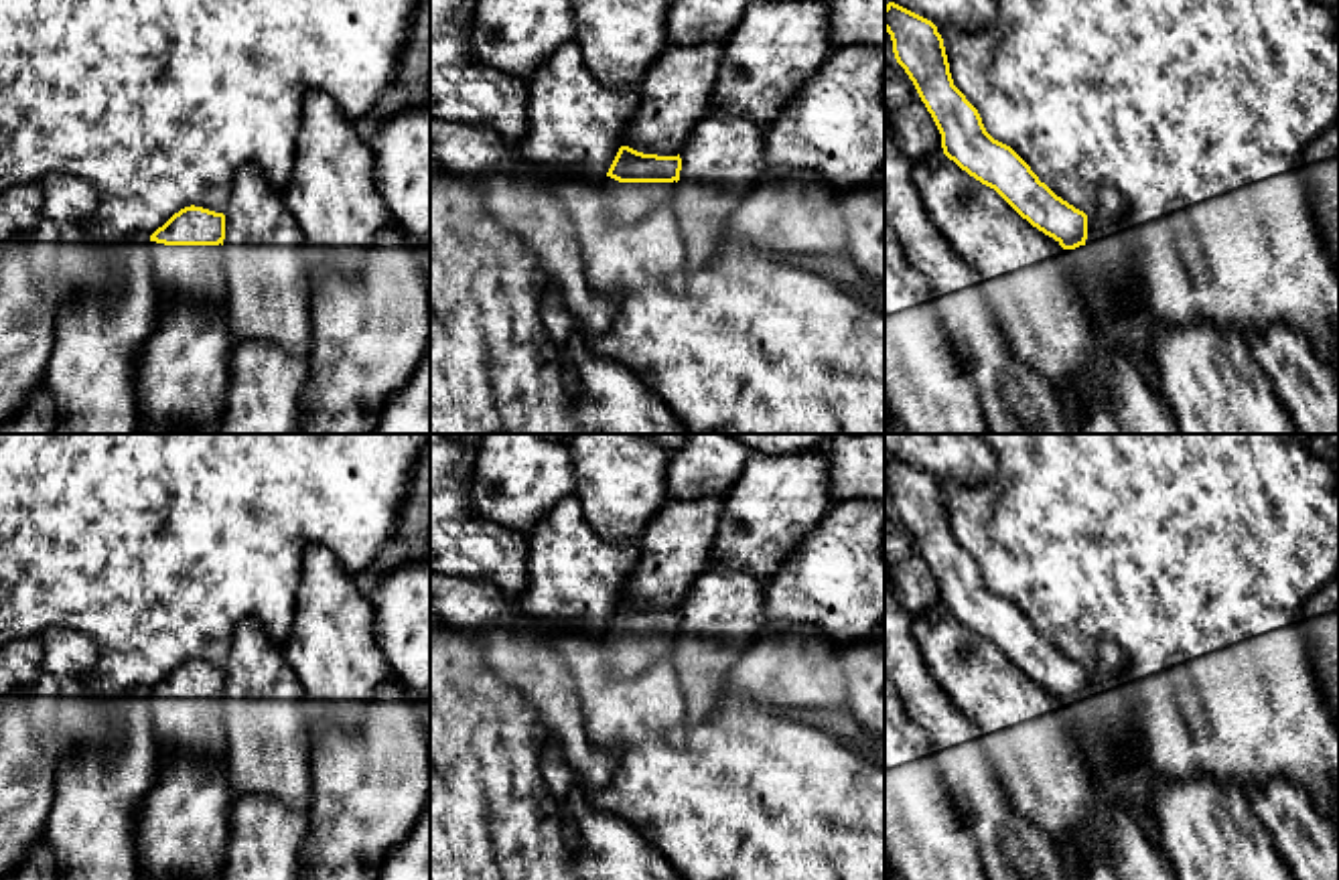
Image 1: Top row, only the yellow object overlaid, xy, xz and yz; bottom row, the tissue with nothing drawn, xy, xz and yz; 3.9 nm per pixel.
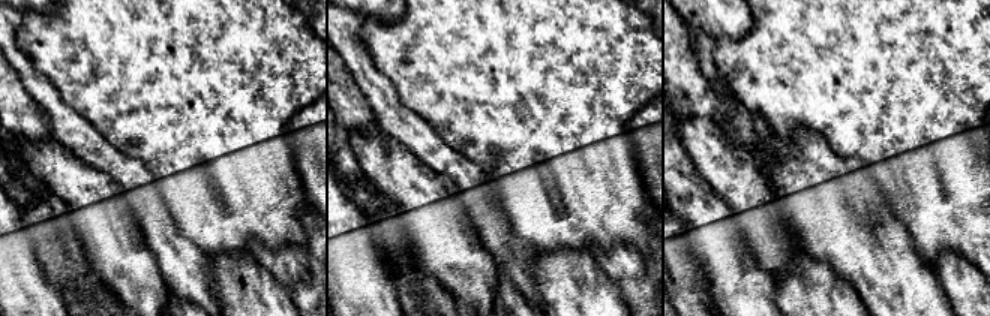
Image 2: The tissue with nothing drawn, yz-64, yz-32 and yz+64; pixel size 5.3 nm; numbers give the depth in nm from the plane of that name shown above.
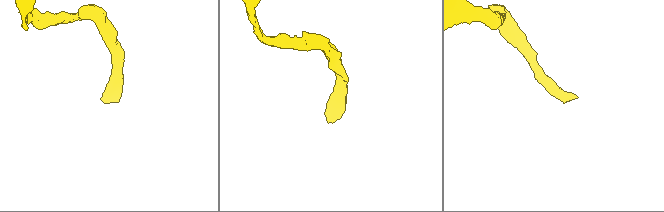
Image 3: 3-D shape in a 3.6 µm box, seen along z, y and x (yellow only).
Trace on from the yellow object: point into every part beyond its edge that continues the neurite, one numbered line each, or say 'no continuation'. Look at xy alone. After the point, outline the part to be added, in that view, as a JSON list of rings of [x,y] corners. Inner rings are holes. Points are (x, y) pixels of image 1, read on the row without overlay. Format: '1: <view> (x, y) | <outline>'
1: xy (193, 726) | [[[146,695],[162,752],[211,754],[225,760],[223,700]]]

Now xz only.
1: xz (627, 657) | [[[611,631],[601,635],[609,671],[619,679],[635,679],[653,663],[672,657],[674,637],[619,637]]]

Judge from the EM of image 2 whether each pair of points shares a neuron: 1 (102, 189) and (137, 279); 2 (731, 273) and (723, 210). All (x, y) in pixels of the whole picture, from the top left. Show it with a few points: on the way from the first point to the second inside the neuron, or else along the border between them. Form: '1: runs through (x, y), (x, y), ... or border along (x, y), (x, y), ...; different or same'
1: runs through (98, 211), (120, 256); same
2: runs through (726, 258), (723, 252), (723, 225); same

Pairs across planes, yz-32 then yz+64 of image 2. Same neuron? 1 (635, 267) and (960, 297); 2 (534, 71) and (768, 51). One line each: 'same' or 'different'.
1: same
2: same

